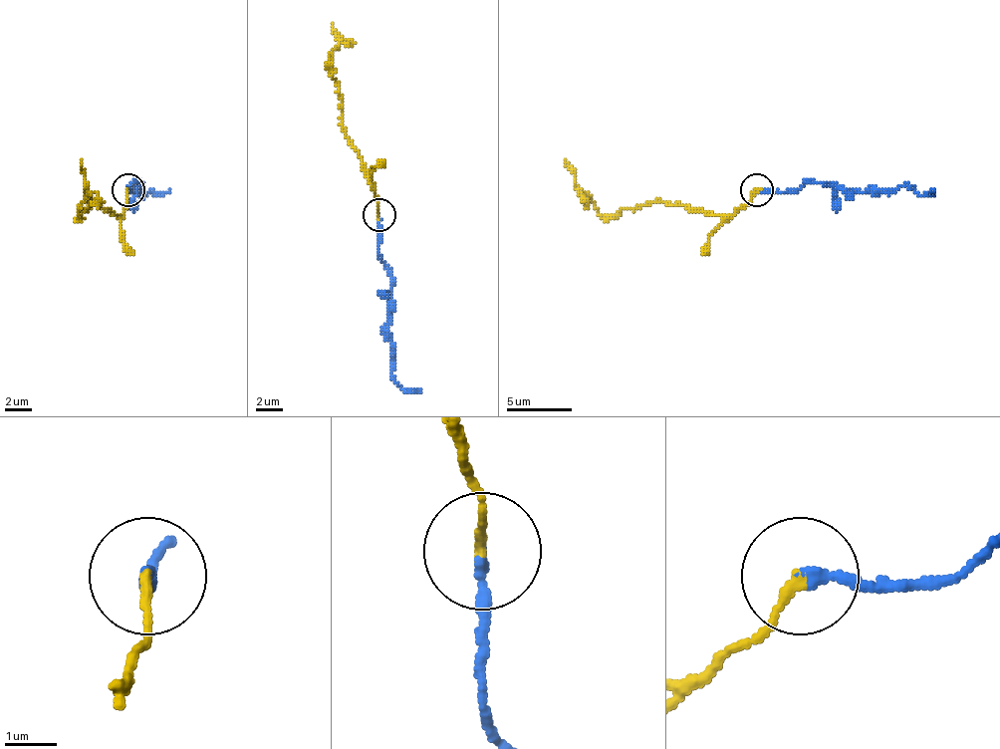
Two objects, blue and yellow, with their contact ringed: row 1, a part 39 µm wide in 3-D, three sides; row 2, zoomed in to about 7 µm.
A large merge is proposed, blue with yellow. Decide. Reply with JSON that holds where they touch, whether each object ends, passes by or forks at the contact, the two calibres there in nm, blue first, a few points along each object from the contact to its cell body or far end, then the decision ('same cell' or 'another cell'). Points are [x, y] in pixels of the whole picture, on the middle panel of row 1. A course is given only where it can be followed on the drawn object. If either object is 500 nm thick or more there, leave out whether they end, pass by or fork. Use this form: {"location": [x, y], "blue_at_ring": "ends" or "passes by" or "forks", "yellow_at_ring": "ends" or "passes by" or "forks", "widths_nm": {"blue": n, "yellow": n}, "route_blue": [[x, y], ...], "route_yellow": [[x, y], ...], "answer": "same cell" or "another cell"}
{"location": [378, 215], "blue_at_ring": "ends", "yellow_at_ring": "ends", "widths_nm": {"blue": 200, "yellow": 190}, "route_blue": [[377, 216], [377, 255], [391, 278], [387, 321], [391, 375], [404, 388], [420, 392]], "route_yellow": [[377, 216], [365, 163], [342, 124], [342, 95], [329, 59], [339, 43], [333, 23]], "answer": "same cell"}

